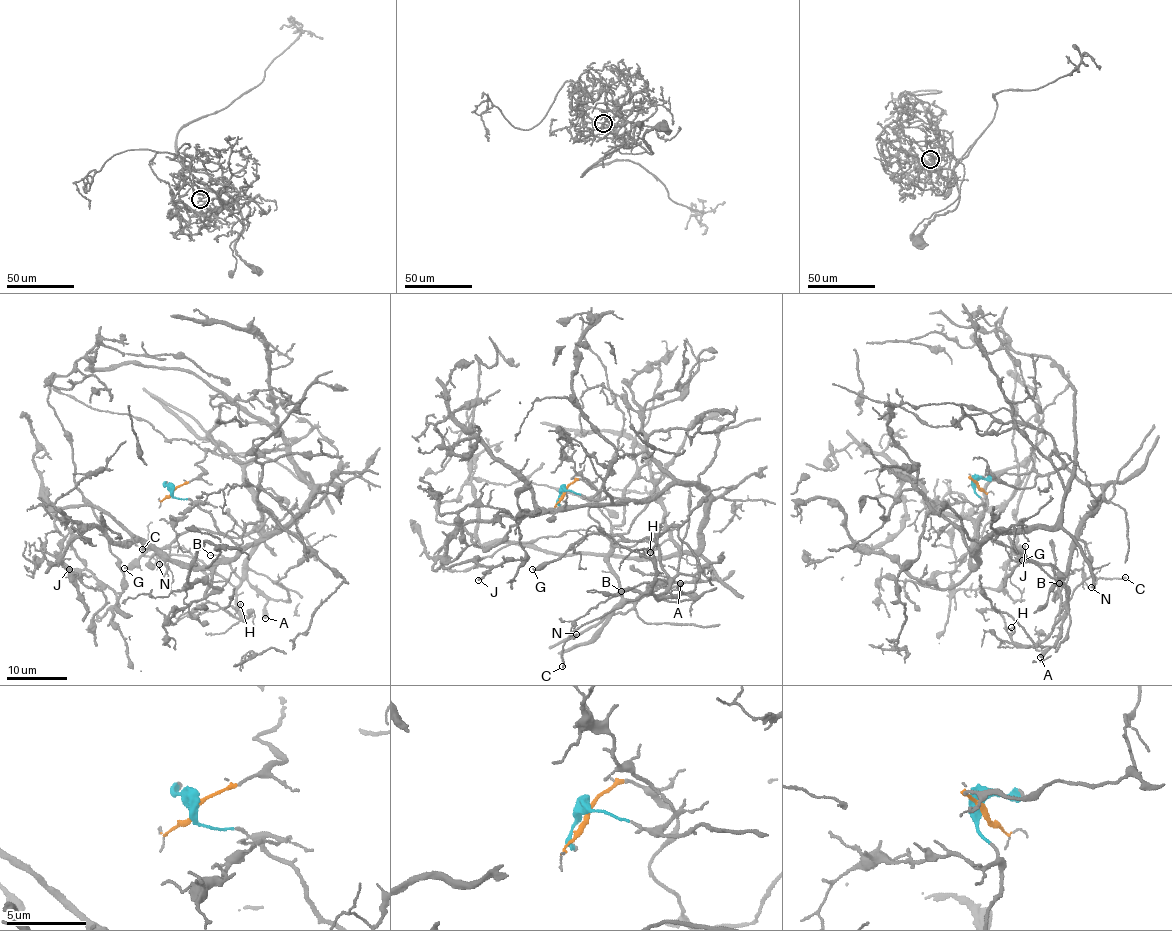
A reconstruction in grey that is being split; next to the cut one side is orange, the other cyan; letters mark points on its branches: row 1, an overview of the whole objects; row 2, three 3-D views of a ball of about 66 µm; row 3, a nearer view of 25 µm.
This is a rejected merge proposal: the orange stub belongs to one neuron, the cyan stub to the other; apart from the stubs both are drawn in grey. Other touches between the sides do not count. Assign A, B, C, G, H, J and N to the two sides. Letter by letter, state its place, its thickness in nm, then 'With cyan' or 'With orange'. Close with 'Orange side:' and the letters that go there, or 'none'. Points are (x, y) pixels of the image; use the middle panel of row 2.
A: Place: (680, 583). Thickness 550 nm. With orange
B: Place: (621, 591). Thickness 90 nm. With orange
C: Place: (562, 666). Thickness 220 nm. With orange
G: Place: (532, 569). Thickness 280 nm. With orange
H: Place: (650, 552). Thickness 110 nm. With orange
J: Place: (478, 580). Thickness 170 nm. With cyan
N: Place: (576, 634). Thickness 100 nm. With orange
Orange side: A, B, C, G, H, N

